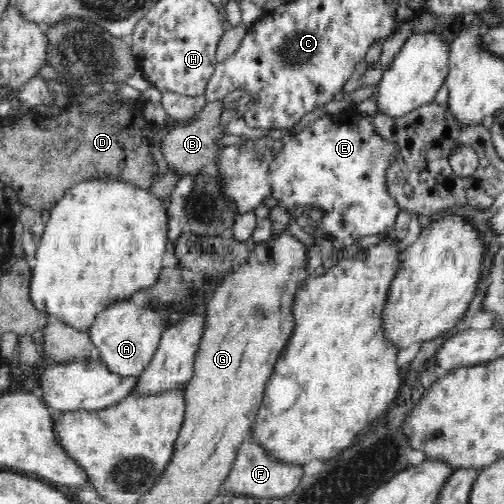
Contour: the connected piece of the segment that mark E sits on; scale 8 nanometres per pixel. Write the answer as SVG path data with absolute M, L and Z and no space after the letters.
M355 109L339 115L325 114L288 139L288 144L271 167L275 188L272 197L278 204L270 210L270 230L274 236L286 232L290 211L295 207L302 211L318 206L325 211L319 224L324 236L318 234L314 246L308 249L307 277L324 274L338 262L338 252L359 239L393 230L401 209L386 193L384 180L394 153L393 144L375 133L371 116Z

